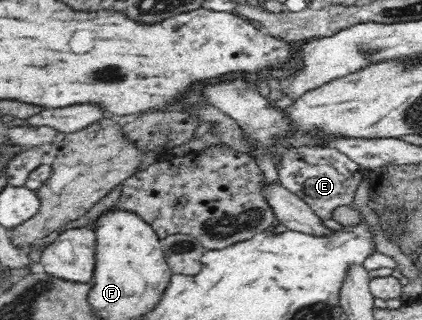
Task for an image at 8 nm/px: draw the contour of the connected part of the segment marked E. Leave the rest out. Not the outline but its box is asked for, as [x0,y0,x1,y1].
[276,147,363,221]

